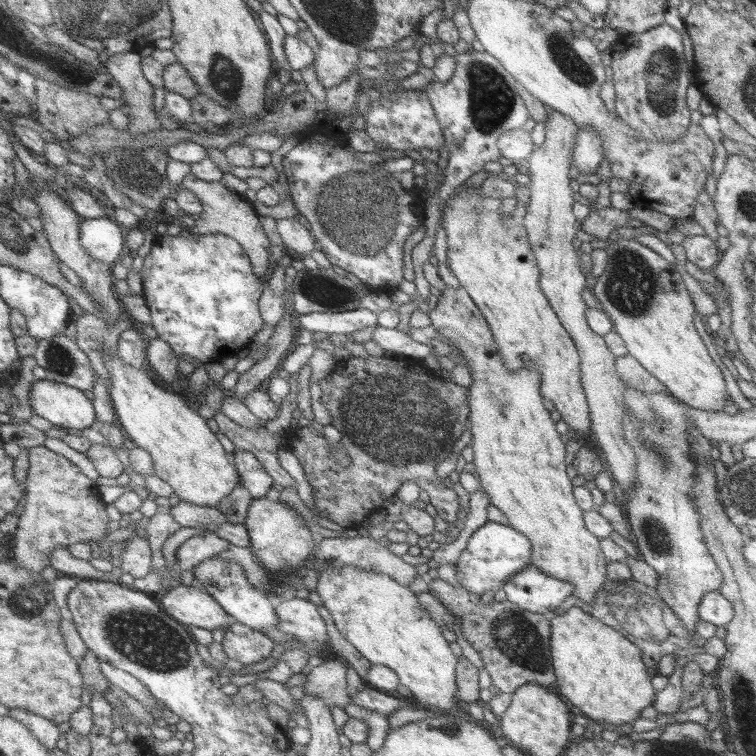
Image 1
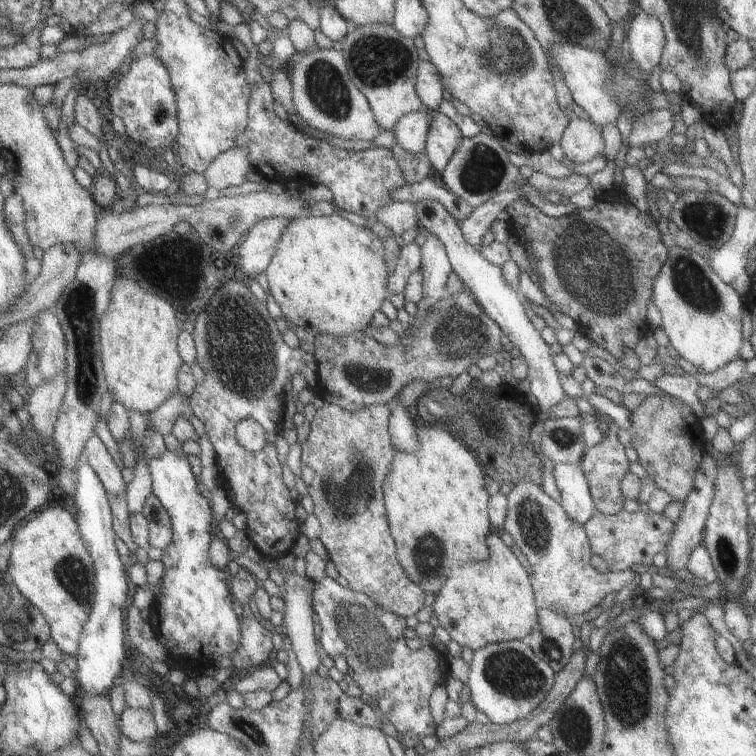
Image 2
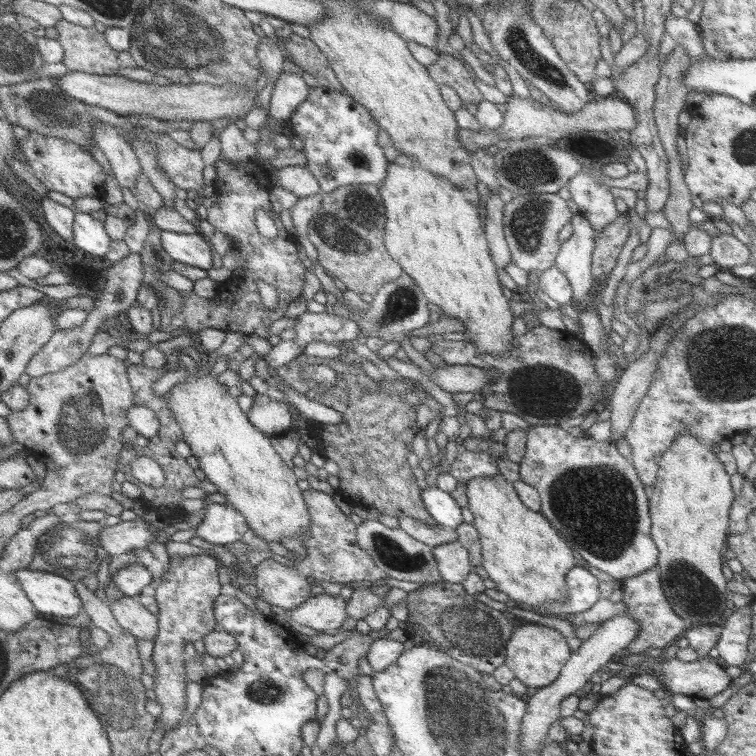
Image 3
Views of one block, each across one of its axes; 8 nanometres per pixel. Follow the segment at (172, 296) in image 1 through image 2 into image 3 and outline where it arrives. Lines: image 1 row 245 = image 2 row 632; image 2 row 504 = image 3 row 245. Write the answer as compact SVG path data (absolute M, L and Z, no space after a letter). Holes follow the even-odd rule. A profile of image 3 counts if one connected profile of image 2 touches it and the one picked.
M163 231L161 240L165 250L175 261L203 270L213 268L213 248L200 233L182 234Z

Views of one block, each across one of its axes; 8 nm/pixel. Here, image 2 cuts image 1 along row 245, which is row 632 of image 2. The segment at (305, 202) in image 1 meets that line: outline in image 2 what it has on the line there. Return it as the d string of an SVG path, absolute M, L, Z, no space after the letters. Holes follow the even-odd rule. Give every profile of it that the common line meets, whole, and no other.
M325 575L315 584L312 607L319 619L318 638L328 656L342 653L348 661L350 676L358 681L362 692L378 701L380 710L399 733L402 745L408 750L423 736L433 734L427 698L441 682L439 652L425 644L419 650L409 650L403 640L405 619L387 612L367 594L344 588Z

